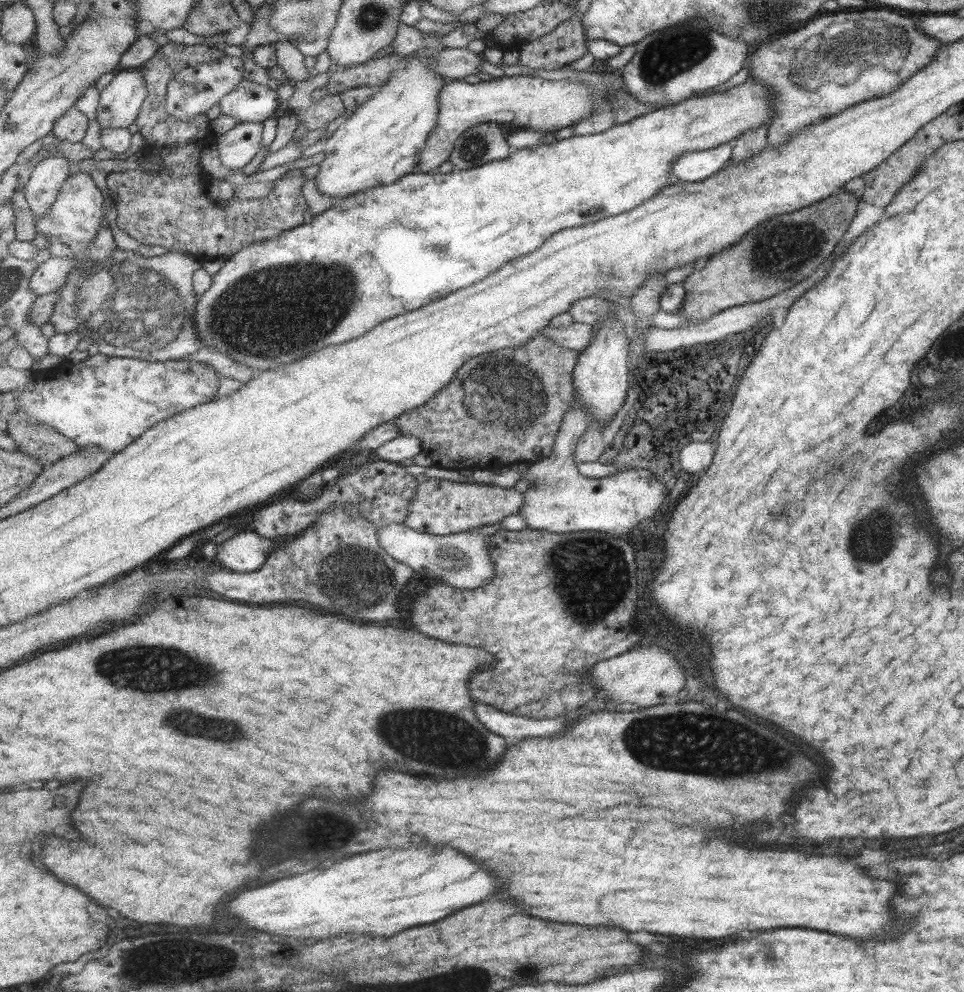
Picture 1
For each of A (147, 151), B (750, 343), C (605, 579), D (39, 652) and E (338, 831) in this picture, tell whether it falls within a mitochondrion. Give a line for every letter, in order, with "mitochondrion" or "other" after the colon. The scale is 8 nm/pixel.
A: other
B: other
C: mitochondrion
D: other
E: mitochondrion

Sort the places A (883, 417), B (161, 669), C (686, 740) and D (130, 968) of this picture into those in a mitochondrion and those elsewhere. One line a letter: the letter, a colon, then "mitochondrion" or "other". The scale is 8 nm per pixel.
A: other
B: mitochondrion
C: mitochondrion
D: mitochondrion

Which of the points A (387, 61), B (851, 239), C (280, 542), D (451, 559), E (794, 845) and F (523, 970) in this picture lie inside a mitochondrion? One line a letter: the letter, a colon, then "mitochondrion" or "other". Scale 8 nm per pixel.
A: other
B: other
C: other
D: mitochondrion
E: other
F: mitochondrion

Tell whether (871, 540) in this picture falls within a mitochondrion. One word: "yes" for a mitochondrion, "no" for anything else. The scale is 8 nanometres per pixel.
yes

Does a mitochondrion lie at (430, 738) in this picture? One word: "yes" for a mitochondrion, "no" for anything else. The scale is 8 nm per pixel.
yes

